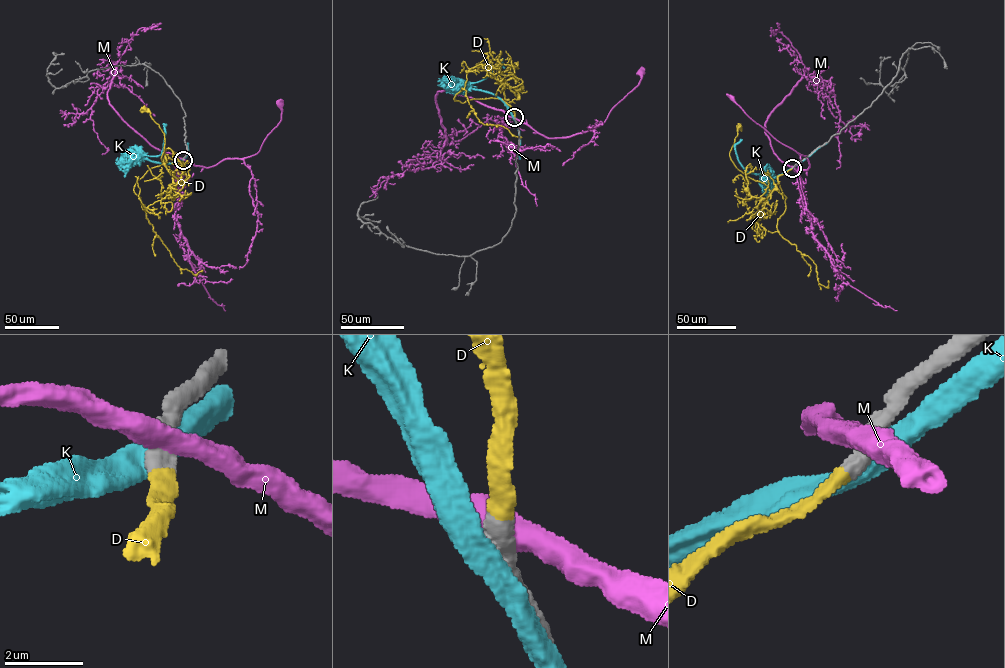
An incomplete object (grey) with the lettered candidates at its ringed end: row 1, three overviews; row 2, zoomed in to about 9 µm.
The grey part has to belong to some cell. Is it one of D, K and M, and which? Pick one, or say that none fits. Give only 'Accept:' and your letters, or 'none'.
Accept: D

